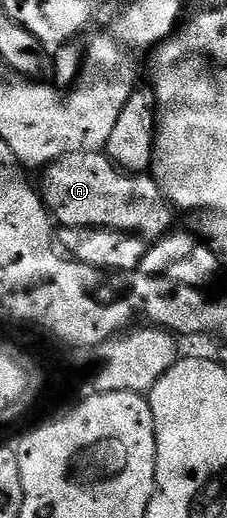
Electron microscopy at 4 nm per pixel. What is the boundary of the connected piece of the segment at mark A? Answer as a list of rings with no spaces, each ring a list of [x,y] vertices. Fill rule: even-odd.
[[[104,152],[63,155],[44,166],[41,175],[41,199],[58,226],[66,229],[121,229],[146,239],[164,237],[174,228],[175,210],[152,176],[124,173]]]

